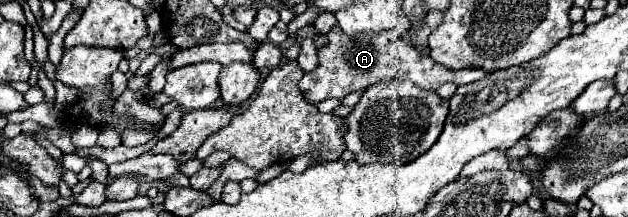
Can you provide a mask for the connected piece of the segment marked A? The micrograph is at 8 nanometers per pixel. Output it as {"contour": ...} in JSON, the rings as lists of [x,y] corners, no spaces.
{"contour":[[[334,25],[328,33],[328,43],[318,49],[318,67],[310,73],[304,73],[298,87],[308,103],[318,103],[328,97],[342,99],[348,93],[366,89],[372,83],[384,81],[384,79],[410,79],[420,89],[432,89],[436,91],[444,83],[456,83],[466,85],[482,79],[486,73],[480,69],[460,69],[450,71],[444,65],[438,65],[428,55],[420,55],[416,49],[412,49],[404,39],[402,33],[390,29],[380,33],[360,33],[360,37],[348,37],[338,25]]]}

